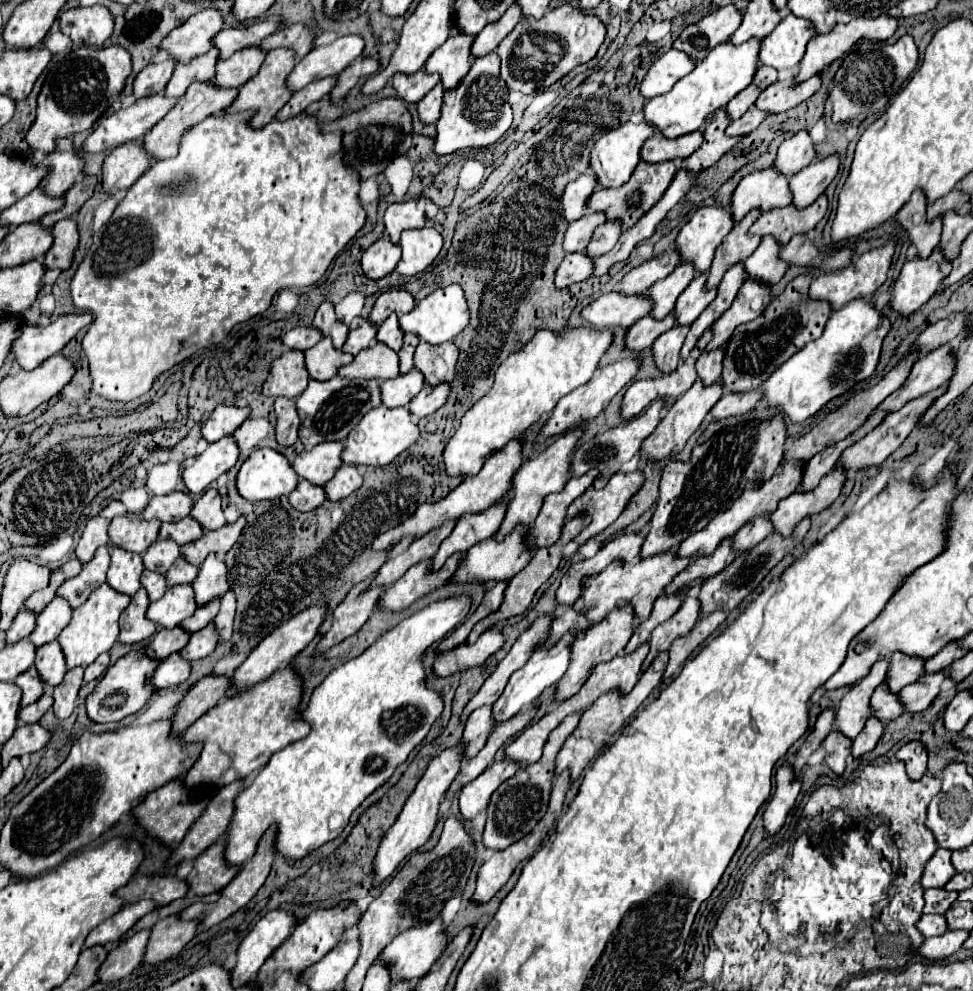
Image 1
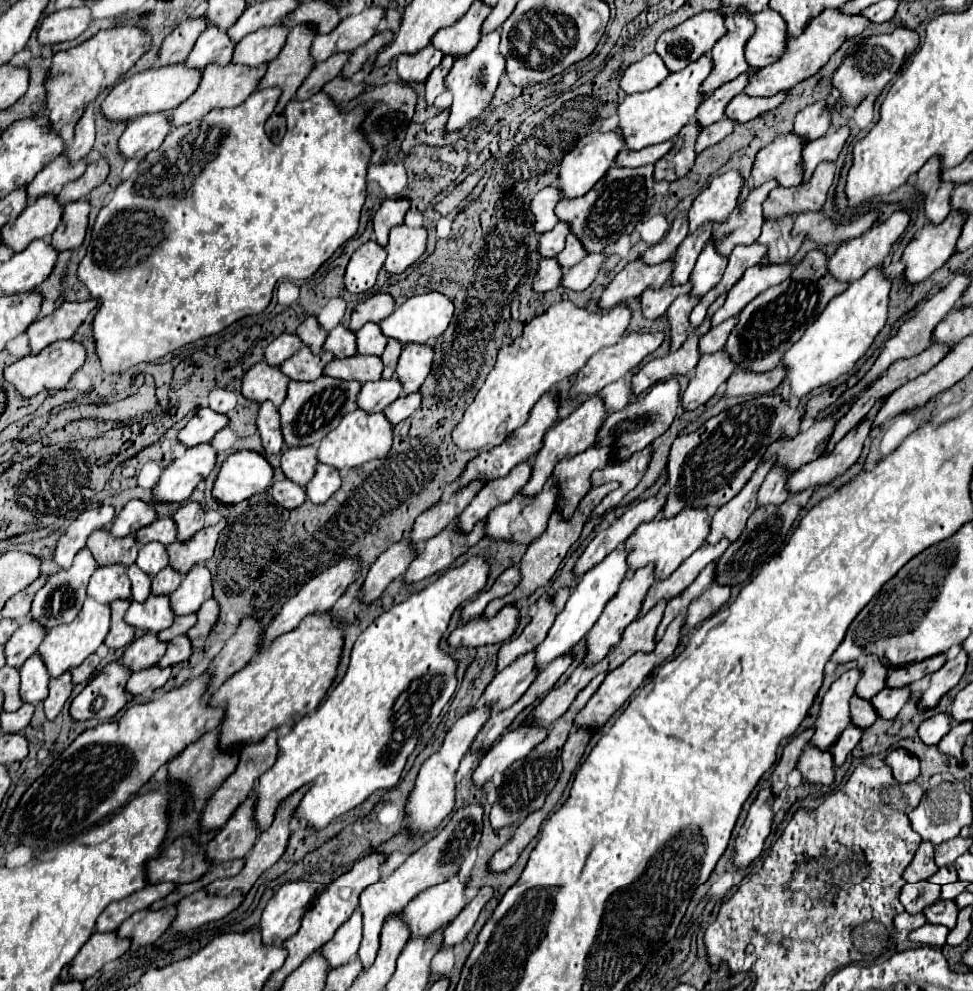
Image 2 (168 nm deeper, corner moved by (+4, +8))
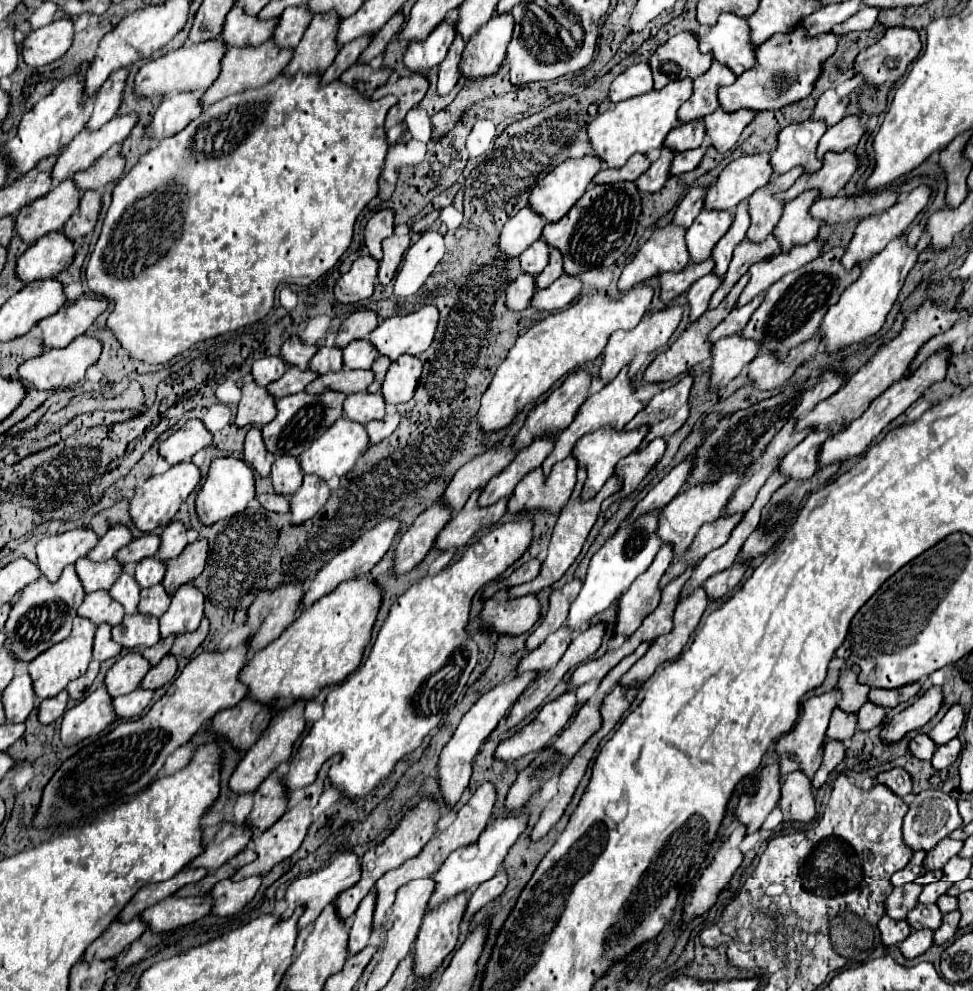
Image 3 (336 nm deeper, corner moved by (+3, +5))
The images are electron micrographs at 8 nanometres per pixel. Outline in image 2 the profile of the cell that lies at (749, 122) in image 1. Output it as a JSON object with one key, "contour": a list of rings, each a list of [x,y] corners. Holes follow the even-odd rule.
{"contour":[[[724,117],[720,121],[712,123],[710,127],[706,127],[704,131],[700,131],[700,137],[696,139],[696,145],[694,145],[696,153],[702,153],[706,147],[712,147],[718,141],[722,141],[726,135],[730,135],[734,131],[734,125],[736,125],[734,121],[730,121],[730,119]]]}

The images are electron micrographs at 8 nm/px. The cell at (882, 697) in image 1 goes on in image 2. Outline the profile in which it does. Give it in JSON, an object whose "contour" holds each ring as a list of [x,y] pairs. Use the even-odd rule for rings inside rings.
{"contour":[[[854,695],[850,705],[852,705],[852,725],[856,725],[860,729],[866,729],[866,727],[870,727],[878,719],[878,715],[872,709],[870,701],[864,701],[864,699]]]}

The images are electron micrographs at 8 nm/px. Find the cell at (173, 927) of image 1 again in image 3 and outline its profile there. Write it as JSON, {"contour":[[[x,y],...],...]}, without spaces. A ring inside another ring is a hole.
{"contour":[[[245,878],[241,882],[221,880],[213,886],[209,892],[209,898],[213,900],[211,916],[233,916],[237,914],[245,904],[249,904],[261,884],[261,878]]]}

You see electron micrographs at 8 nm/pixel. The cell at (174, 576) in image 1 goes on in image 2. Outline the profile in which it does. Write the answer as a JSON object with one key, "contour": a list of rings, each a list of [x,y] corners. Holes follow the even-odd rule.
{"contour":[[[166,567],[152,577],[152,595],[172,595],[180,583],[182,583],[182,575]]]}

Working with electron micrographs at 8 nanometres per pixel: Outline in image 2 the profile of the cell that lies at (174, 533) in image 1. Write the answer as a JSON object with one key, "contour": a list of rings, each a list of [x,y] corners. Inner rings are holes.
{"contour":[[[156,519],[152,525],[134,533],[136,543],[144,545],[150,541],[158,541],[162,545],[170,545],[176,541],[176,525],[172,519]]]}

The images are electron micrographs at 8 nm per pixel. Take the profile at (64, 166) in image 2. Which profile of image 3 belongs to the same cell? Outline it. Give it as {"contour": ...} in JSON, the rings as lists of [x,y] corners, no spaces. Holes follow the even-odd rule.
{"contour":[[[133,114],[115,116],[105,126],[101,126],[97,132],[83,130],[81,134],[77,134],[57,158],[57,164],[51,172],[53,184],[59,184],[71,178],[75,172],[91,168],[105,150],[109,150],[113,144],[123,142],[129,136],[135,122],[137,118]]]}

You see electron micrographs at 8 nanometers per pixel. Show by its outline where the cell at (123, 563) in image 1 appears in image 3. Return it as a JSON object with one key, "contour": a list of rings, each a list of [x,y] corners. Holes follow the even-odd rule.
{"contour":[[[95,590],[95,592],[89,592],[83,600],[83,604],[79,606],[77,610],[79,616],[85,616],[89,620],[93,620],[95,624],[103,624],[103,622],[109,622],[109,624],[119,624],[125,616],[121,604],[117,600],[111,598],[111,594],[107,590]]]}

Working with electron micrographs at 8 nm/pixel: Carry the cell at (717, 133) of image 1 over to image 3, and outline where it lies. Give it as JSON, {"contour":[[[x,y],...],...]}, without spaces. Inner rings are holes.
{"contour":[[[663,148],[659,160],[655,160],[647,172],[643,172],[635,184],[641,188],[641,192],[657,192],[665,186],[665,182],[671,178],[671,164],[673,164],[675,152],[671,148]]]}

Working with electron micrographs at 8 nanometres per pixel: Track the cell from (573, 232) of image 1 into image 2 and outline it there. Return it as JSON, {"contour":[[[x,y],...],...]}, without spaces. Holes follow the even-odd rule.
{"contour":[[[558,223],[552,231],[540,235],[540,241],[538,241],[540,257],[544,257],[544,259],[556,257],[556,253],[560,253],[560,249],[564,249],[564,239],[568,233],[570,233],[570,227],[566,223]]]}

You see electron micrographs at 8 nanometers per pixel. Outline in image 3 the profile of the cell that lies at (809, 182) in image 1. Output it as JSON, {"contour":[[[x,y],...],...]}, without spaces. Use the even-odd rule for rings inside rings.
{"contour":[[[845,116],[835,126],[827,128],[817,146],[817,158],[821,160],[827,152],[845,152],[851,146],[857,146],[865,128],[859,124],[857,116]]]}

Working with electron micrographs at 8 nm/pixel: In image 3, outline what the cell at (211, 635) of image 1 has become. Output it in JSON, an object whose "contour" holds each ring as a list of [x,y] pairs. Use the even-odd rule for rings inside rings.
{"contour":[[[167,654],[167,656],[161,658],[161,662],[159,662],[157,666],[153,666],[153,668],[147,672],[147,676],[143,678],[141,686],[157,690],[157,688],[161,688],[163,684],[167,684],[167,682],[175,676],[175,672],[177,672],[177,658],[175,658],[173,654]]]}

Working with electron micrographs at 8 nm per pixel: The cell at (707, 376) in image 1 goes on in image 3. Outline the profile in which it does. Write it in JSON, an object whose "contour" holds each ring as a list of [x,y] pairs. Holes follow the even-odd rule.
{"contour":[[[761,294],[761,296],[755,296],[755,298],[753,298],[749,304],[745,304],[743,308],[731,310],[731,314],[729,314],[715,330],[711,330],[709,342],[715,344],[715,342],[721,340],[721,338],[727,338],[727,336],[731,336],[731,334],[739,334],[739,332],[745,328],[745,324],[749,322],[751,314],[753,314],[753,312],[757,310],[757,306],[761,304],[761,300],[763,300],[763,294]]]}

